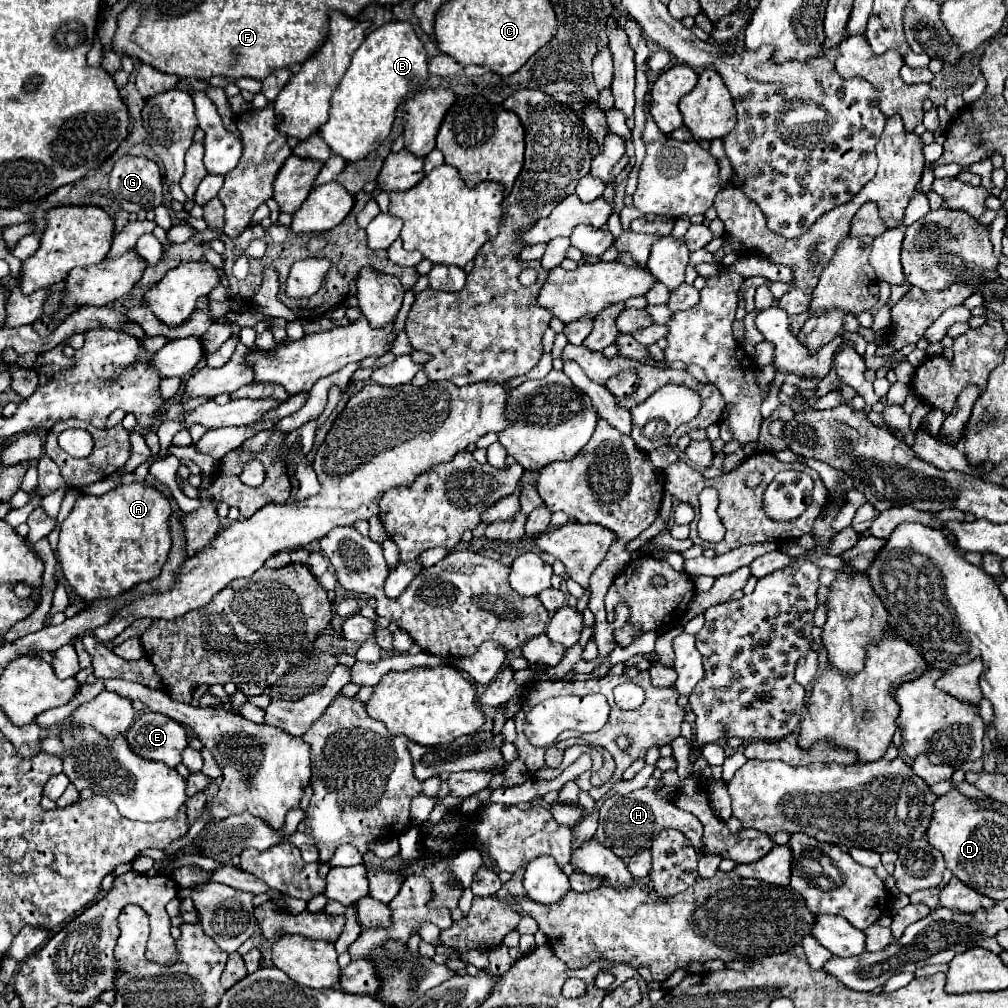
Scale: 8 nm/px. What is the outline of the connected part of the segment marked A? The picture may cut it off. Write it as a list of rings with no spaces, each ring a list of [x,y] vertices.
[[[148,464],[136,468],[136,480],[130,484],[118,484],[114,490],[104,496],[78,496],[72,512],[60,526],[60,538],[56,546],[56,558],[62,566],[64,578],[74,588],[74,592],[84,600],[102,600],[116,598],[140,582],[148,582],[160,576],[160,570],[172,548],[170,540],[170,514],[172,506],[168,498],[154,486],[148,486],[146,480]]]

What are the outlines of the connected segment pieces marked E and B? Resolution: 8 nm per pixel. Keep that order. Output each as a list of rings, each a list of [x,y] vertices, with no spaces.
[[[146,712],[136,718],[126,732],[126,740],[142,758],[166,762],[170,768],[182,762],[180,754],[188,746],[184,726],[158,712]]]
[[[388,22],[376,28],[354,52],[350,68],[342,76],[330,100],[330,118],[318,134],[330,150],[346,162],[364,160],[390,134],[398,104],[428,80],[426,50],[408,22]]]

